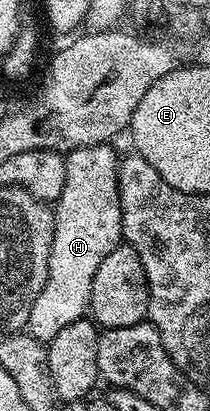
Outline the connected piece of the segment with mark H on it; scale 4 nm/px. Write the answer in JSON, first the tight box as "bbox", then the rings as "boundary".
{"bbox":[24,144,122,345],"boundary":[[[109,144],[94,148],[76,148],[65,156],[63,194],[55,201],[53,241],[49,259],[49,277],[31,306],[24,331],[41,344],[48,345],[59,330],[71,326],[89,312],[91,282],[99,262],[122,243],[121,202],[117,185],[119,152]]]}

